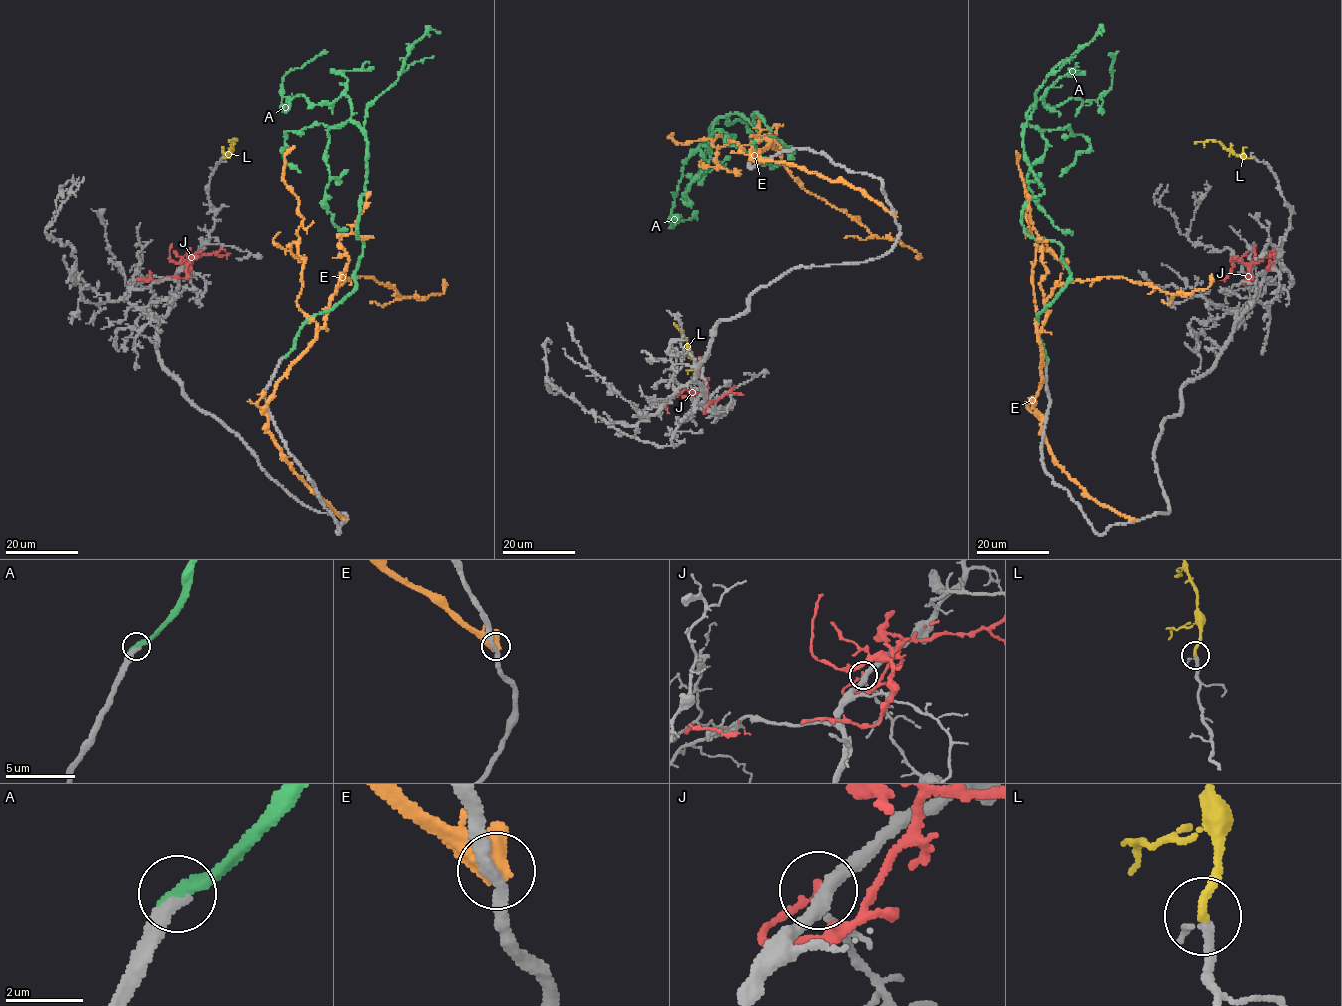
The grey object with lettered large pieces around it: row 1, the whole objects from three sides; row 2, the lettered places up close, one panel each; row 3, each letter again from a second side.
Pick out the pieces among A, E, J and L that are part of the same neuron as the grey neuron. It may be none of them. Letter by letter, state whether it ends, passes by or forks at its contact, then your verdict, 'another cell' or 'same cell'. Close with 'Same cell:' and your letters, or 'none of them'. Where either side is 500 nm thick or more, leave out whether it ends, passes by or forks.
A: it ends; same cell
E: it passes by; another cell
J: it ends; another cell
L: it ends; same cell
Same cell: A, L

